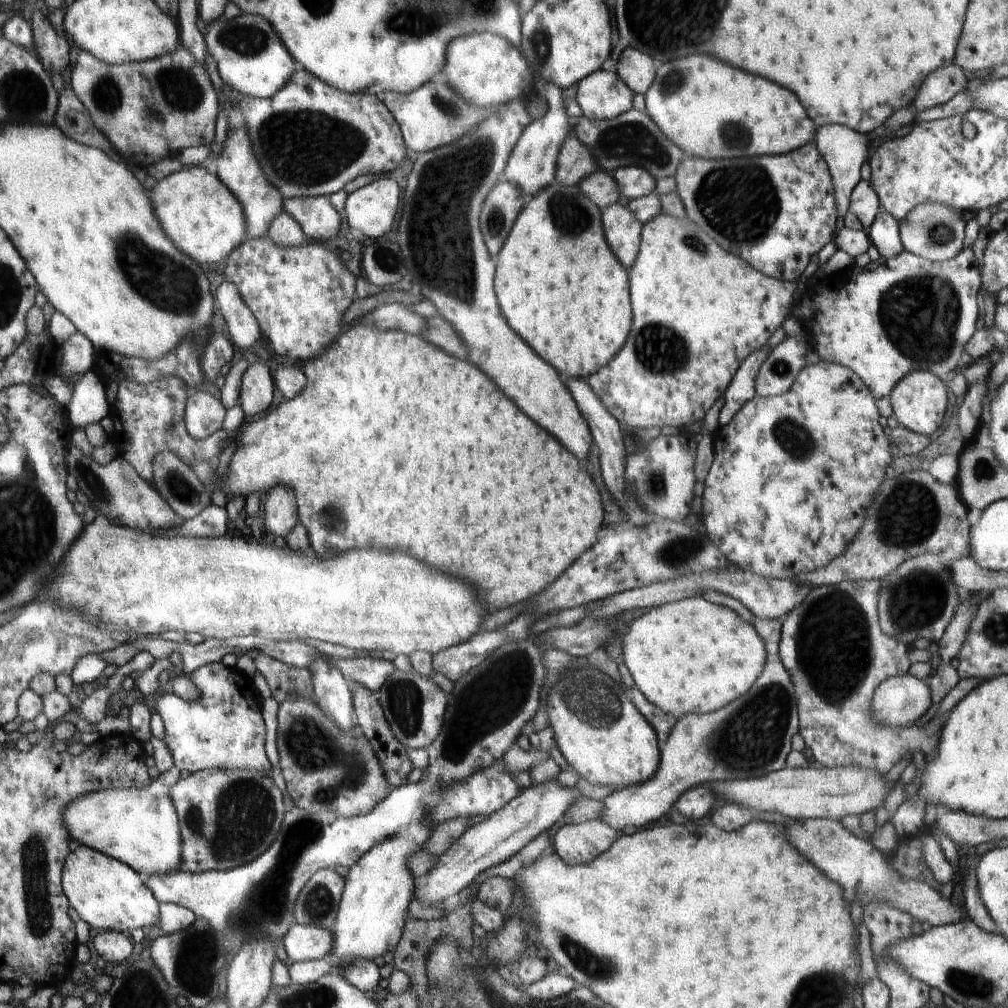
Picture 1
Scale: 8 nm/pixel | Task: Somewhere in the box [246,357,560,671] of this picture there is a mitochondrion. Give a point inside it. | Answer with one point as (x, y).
(330, 519)

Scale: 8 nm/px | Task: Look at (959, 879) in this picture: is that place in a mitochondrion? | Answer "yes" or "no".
no

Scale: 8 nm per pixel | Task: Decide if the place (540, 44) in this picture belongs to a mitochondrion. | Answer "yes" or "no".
yes

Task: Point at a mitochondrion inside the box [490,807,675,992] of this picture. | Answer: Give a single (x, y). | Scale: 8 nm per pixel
(600, 968)

